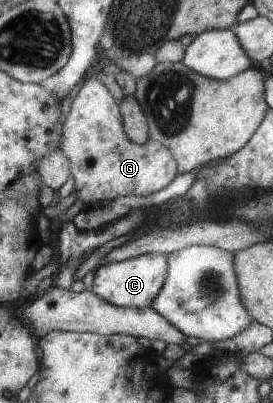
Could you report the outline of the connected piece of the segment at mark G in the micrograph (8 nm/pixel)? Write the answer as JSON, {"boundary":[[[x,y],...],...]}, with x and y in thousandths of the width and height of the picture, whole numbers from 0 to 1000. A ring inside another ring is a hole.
{"boundary":[[[330,196],[300,211],[271,243],[264,270],[238,313],[238,352],[227,372],[264,395],[267,437],[282,447],[289,491],[322,514],[355,501],[399,501],[440,486],[549,486],[586,471],[615,471],[615,462],[652,442],[656,402],[634,372],[590,352],[549,347],[513,357],[473,342],[458,320],[458,288],[440,251],[403,218],[355,196]]]}

